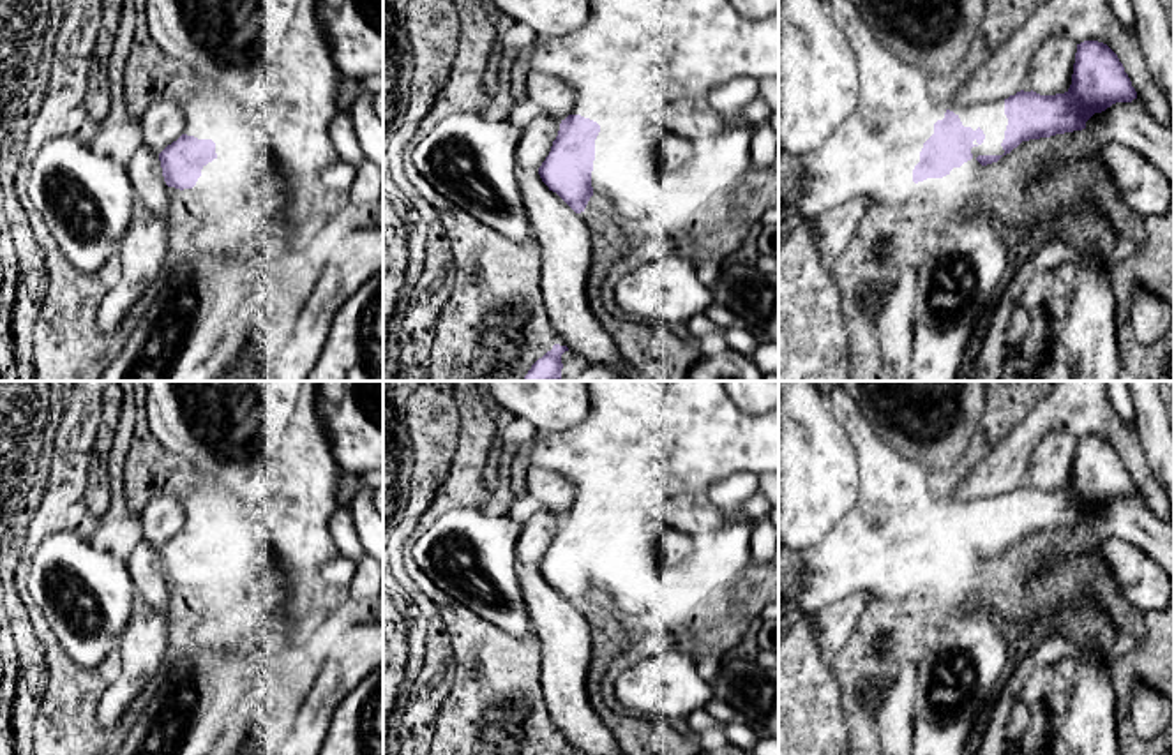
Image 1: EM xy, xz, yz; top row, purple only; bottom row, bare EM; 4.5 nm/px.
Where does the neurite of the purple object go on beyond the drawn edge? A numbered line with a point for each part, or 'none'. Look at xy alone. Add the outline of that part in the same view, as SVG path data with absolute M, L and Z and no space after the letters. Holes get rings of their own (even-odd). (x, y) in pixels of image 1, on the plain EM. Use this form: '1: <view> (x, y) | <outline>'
1: xy (209, 508) | M198 475L194 483L178 497L185 513L184 529L212 534L217 554L230 550L230 533L240 533L249 524L249 513L242 497L226 492L212 475Z

